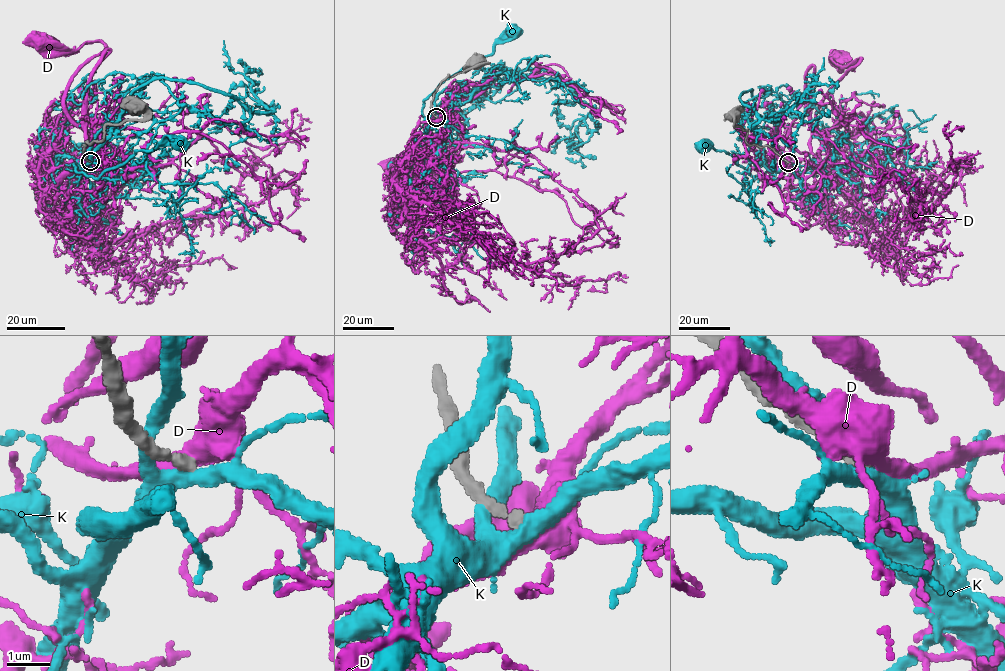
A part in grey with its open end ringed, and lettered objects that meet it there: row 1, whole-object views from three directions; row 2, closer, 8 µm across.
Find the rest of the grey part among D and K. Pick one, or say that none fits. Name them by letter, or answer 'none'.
none

